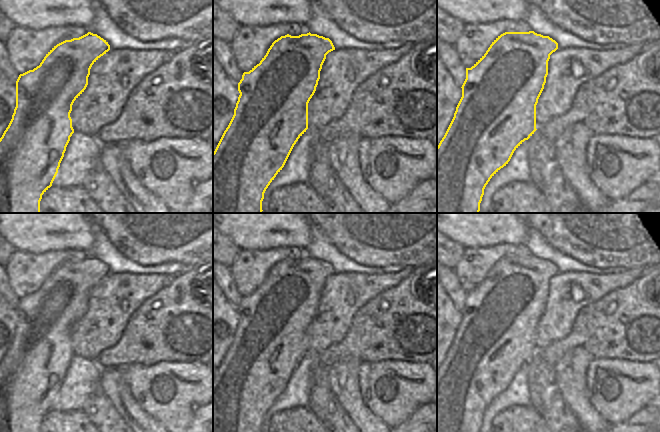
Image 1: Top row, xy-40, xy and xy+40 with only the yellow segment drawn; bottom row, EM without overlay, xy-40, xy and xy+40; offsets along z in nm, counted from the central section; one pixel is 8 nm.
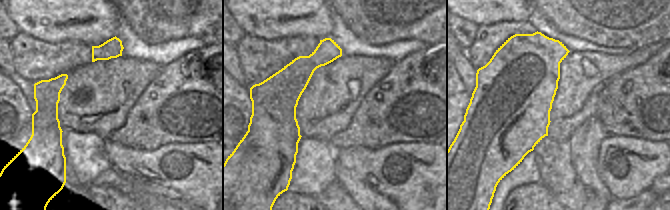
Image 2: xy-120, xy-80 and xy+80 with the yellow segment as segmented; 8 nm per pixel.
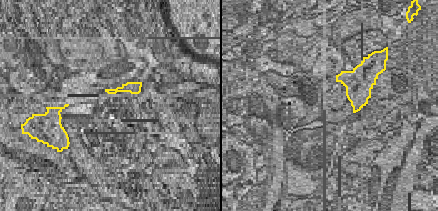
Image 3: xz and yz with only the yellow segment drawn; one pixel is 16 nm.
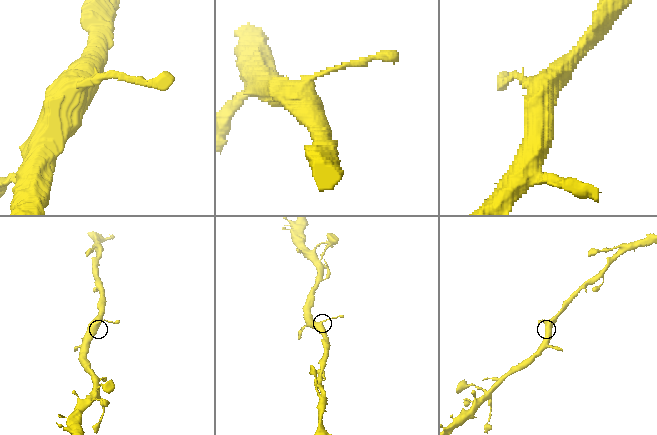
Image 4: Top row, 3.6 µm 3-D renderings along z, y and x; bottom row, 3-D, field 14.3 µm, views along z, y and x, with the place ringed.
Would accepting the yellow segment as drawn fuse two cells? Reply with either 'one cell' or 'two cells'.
one cell

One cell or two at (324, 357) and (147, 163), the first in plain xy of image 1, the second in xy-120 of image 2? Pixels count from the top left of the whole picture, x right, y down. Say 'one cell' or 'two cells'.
two cells

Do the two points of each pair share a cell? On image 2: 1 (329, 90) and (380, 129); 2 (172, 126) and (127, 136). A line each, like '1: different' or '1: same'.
1: different
2: same

